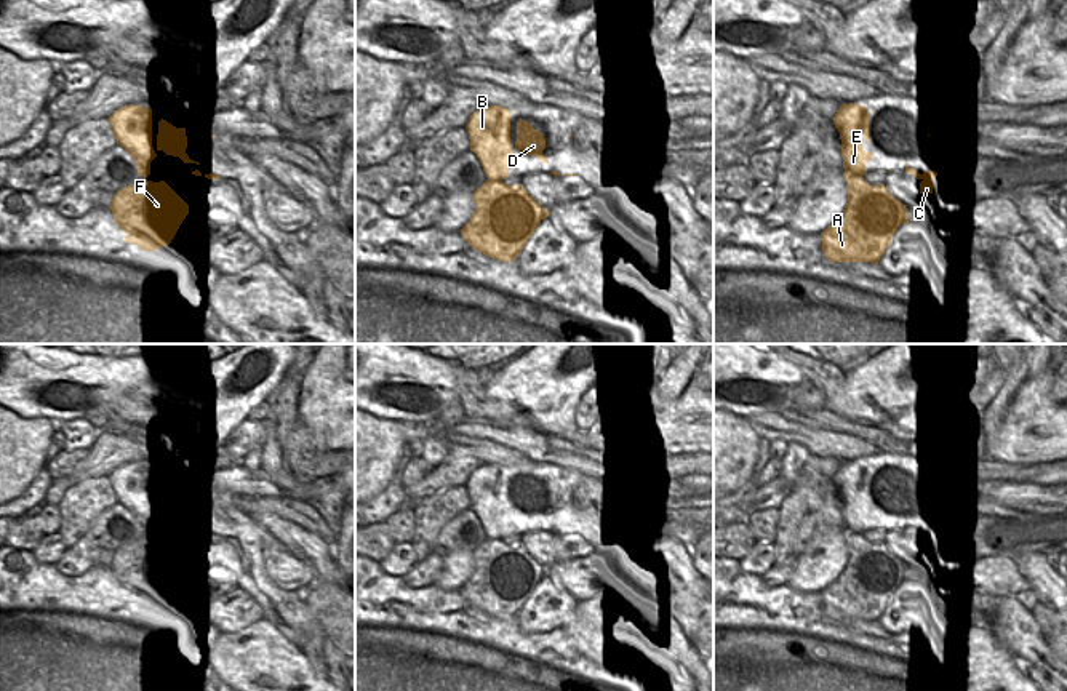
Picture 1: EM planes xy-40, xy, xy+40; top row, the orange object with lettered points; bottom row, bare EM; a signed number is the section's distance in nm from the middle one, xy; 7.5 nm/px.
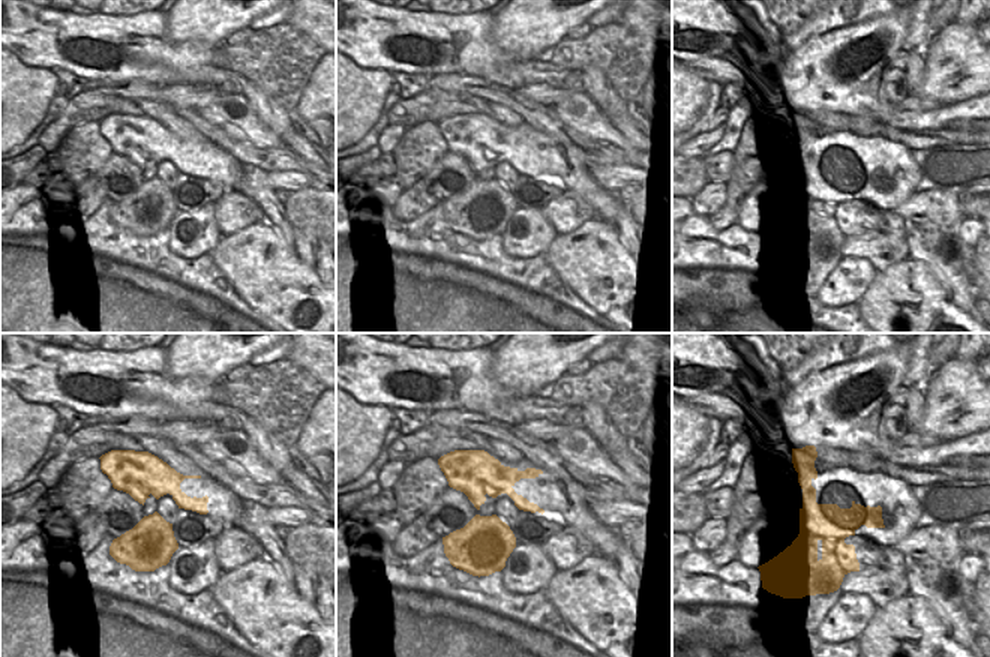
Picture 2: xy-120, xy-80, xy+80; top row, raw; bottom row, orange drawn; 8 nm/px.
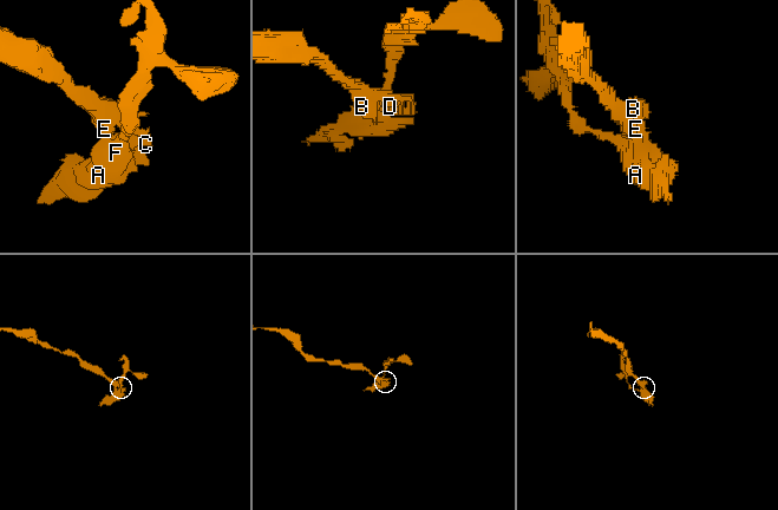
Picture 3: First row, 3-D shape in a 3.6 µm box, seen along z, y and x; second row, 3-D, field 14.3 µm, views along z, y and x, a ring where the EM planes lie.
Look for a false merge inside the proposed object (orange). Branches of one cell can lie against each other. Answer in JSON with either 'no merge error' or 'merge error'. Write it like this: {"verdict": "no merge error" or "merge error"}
{"verdict": "merge error"}

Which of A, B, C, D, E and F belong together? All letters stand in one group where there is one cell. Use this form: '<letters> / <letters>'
A C F / B D E

